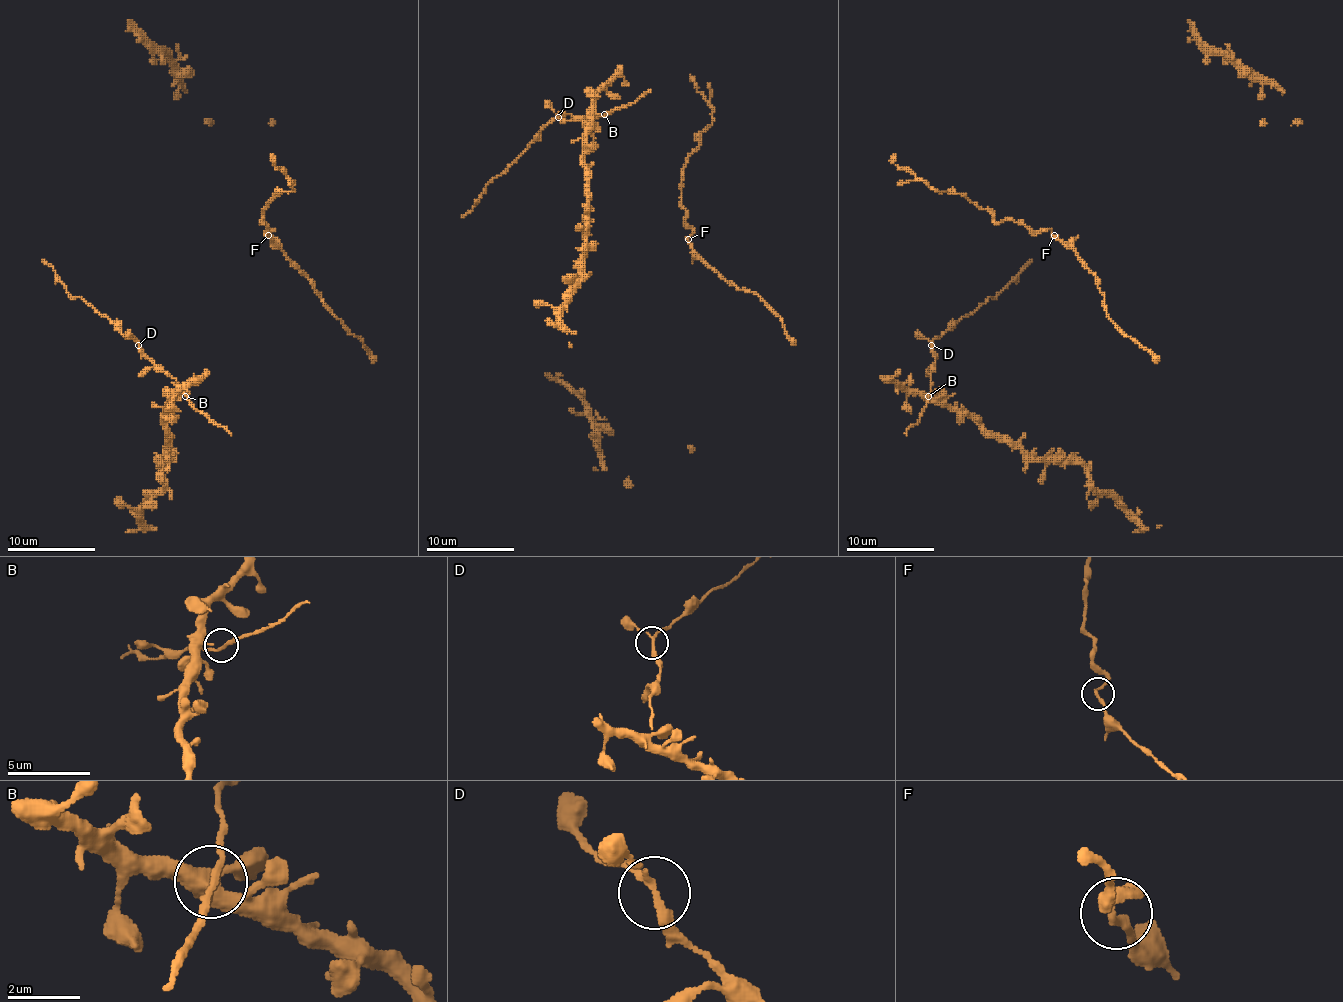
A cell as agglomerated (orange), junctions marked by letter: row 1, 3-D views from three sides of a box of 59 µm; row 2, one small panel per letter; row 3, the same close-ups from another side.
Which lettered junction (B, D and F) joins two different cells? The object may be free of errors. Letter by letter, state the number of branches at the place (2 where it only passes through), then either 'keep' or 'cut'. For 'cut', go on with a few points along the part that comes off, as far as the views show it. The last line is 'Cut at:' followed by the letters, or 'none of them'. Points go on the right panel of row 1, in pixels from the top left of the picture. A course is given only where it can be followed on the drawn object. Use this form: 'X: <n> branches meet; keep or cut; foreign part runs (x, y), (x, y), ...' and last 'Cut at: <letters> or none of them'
B: 3 branches meet; keep
D: 3 branches meet; keep
F: 2 branches meet; keep
Cut at: none of them

